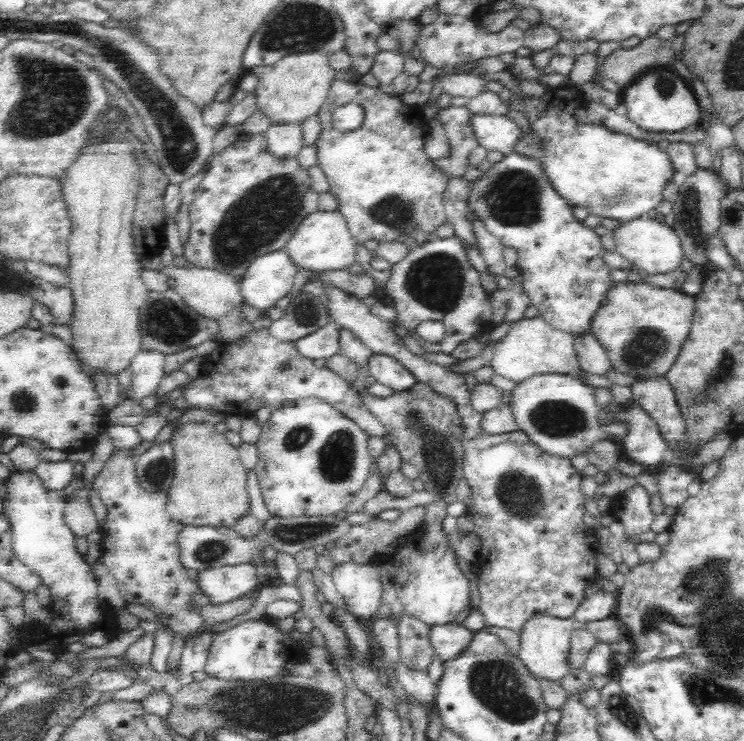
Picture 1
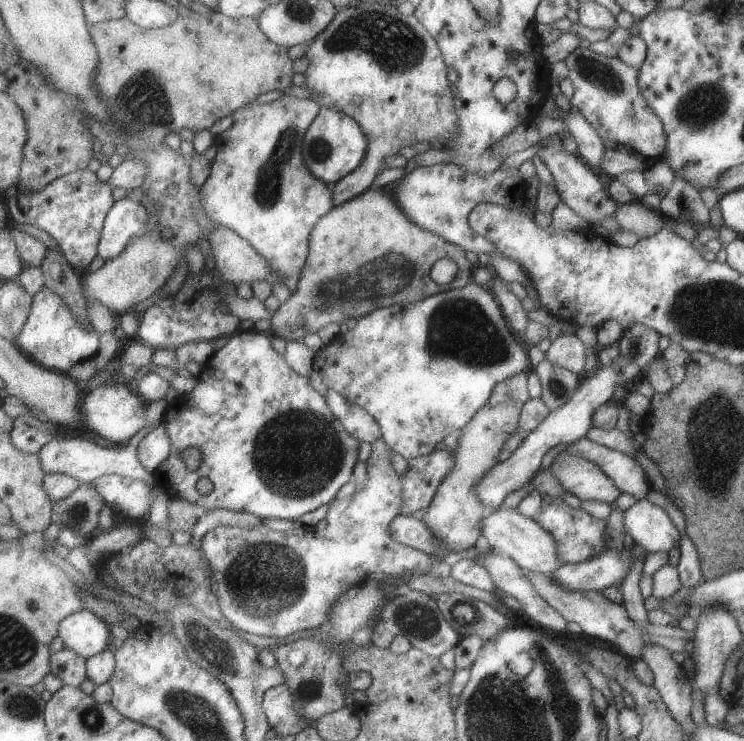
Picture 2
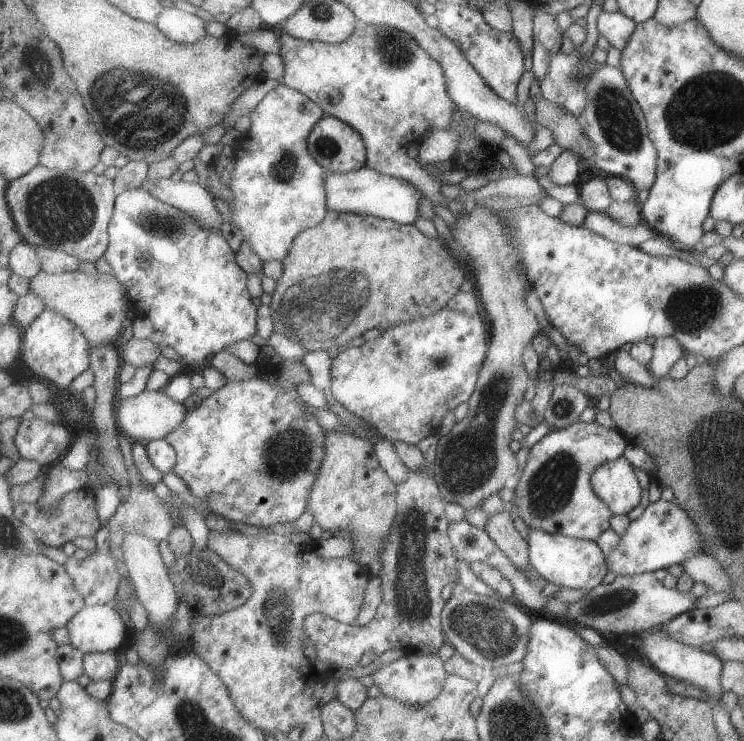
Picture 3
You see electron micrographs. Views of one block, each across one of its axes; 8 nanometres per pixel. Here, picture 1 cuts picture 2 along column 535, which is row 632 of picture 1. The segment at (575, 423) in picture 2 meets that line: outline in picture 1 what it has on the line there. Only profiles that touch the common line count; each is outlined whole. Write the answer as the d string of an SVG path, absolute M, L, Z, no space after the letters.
M434 624L429 626L427 637L431 648L443 661L454 658L467 648L473 632L456 624Z

